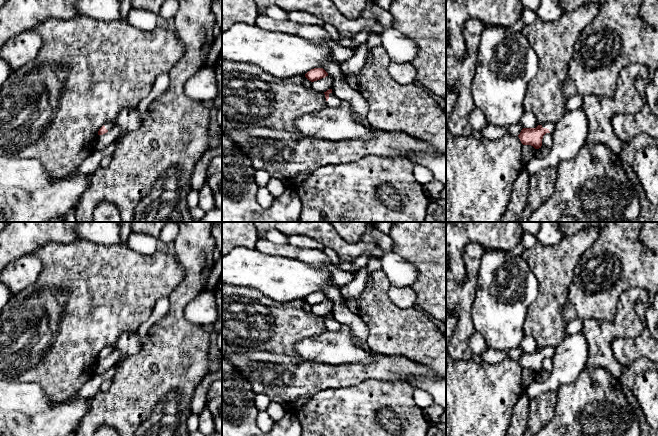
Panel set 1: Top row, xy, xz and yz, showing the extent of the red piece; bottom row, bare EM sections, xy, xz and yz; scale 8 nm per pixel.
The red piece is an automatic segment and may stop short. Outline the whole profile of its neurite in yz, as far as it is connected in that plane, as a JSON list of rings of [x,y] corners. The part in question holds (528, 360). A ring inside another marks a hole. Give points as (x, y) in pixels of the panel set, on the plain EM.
[[[546,347],[538,349],[536,352],[523,352],[518,359],[523,369],[531,369],[535,373],[539,373],[542,370],[542,363],[546,357],[552,357],[555,348]]]

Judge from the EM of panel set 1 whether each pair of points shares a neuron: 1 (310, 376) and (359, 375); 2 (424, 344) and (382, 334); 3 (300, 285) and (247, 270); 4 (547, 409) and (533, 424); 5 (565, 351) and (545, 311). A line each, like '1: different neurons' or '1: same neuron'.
1: same neuron
2: same neuron
3: same neuron
4: same neuron
5: different neurons

